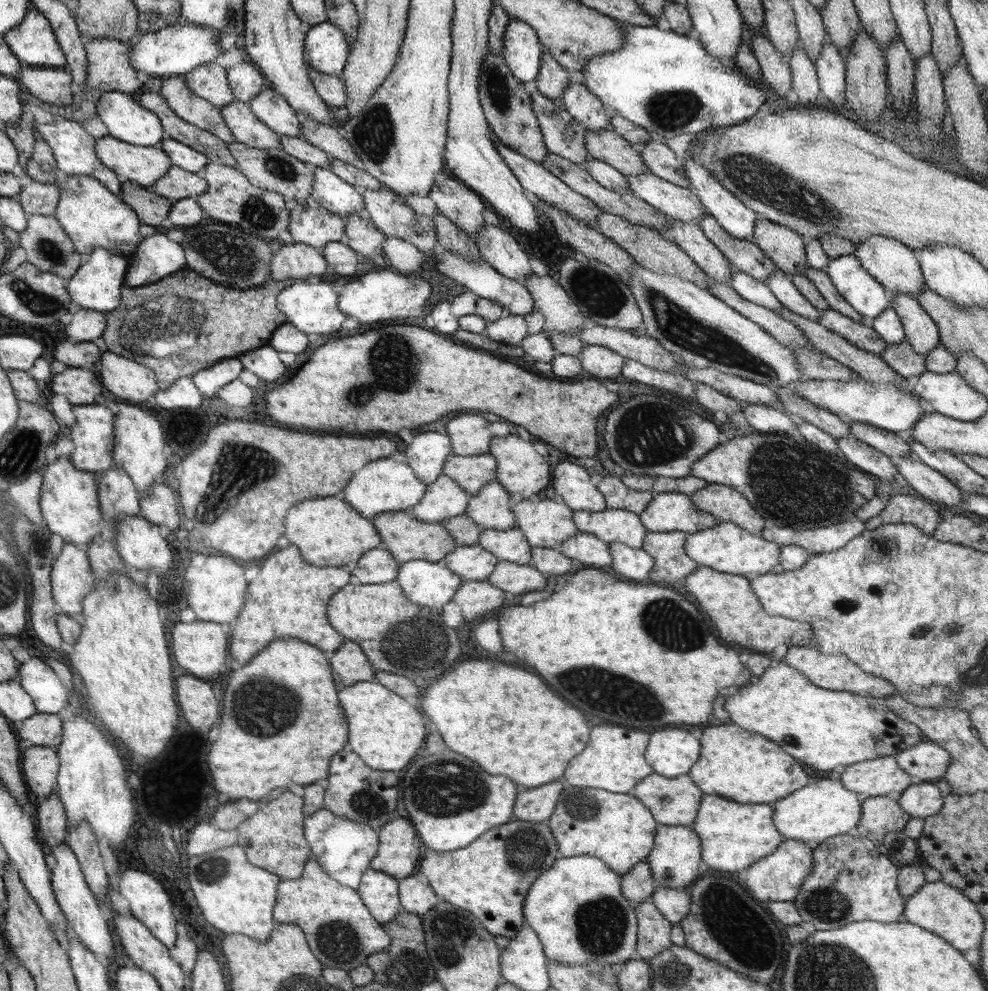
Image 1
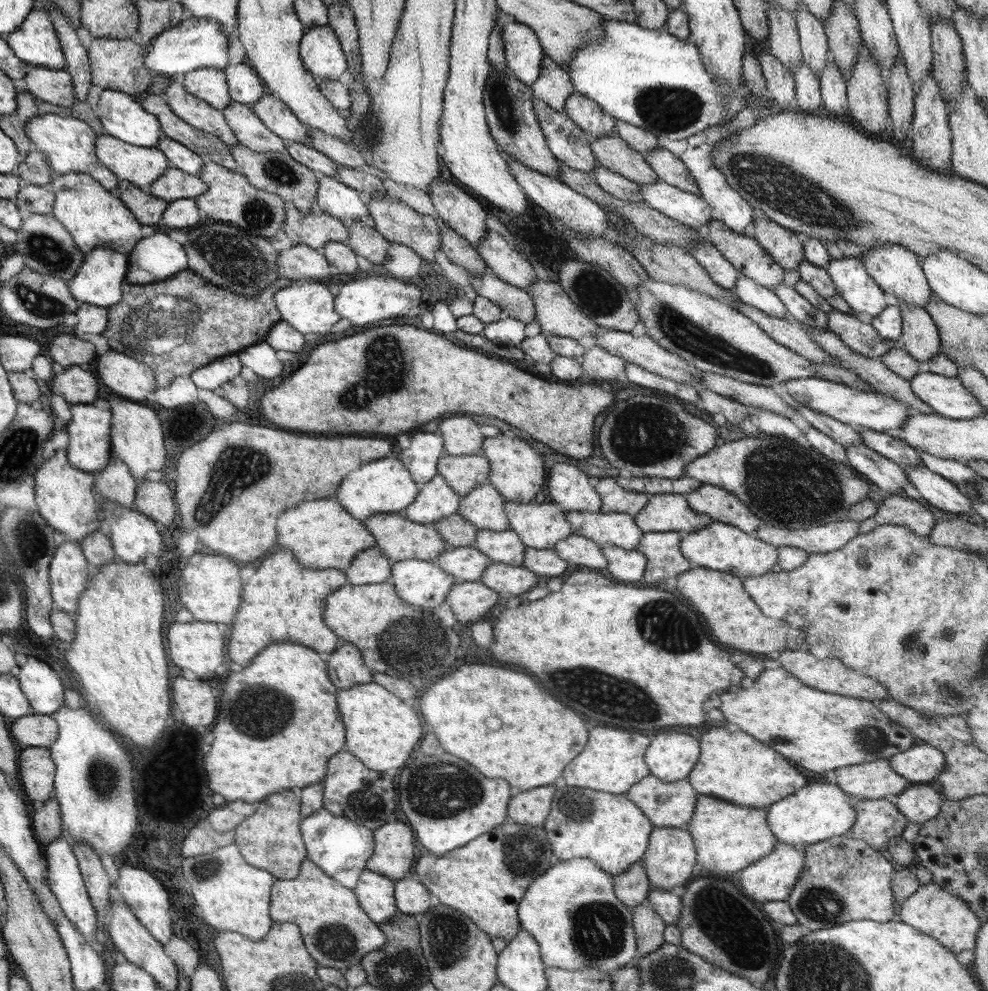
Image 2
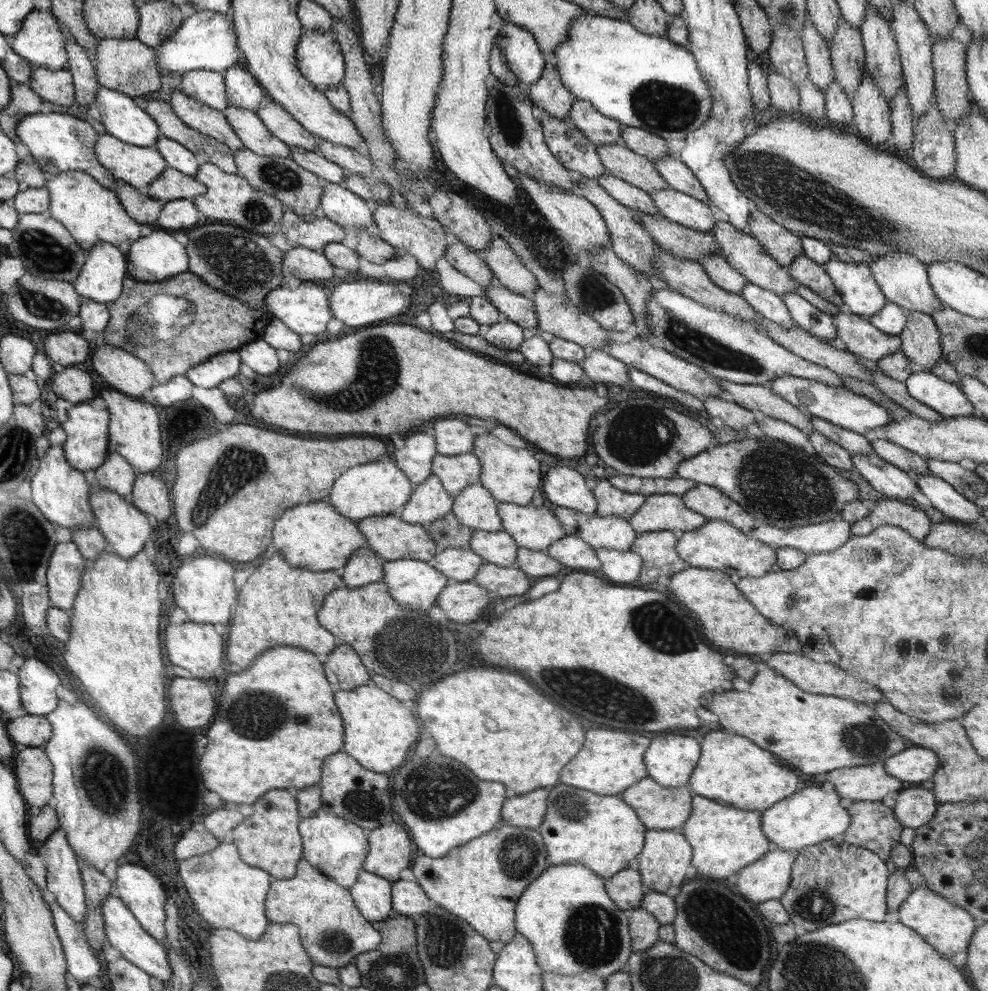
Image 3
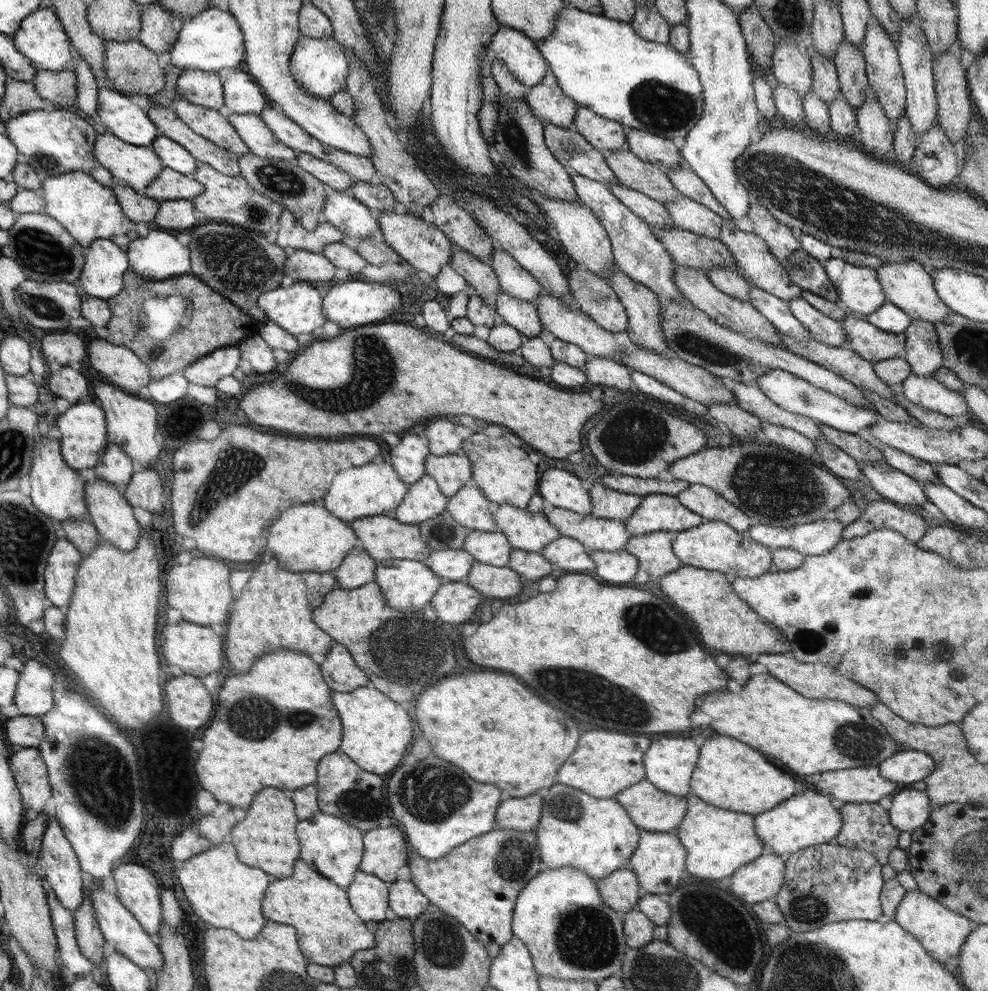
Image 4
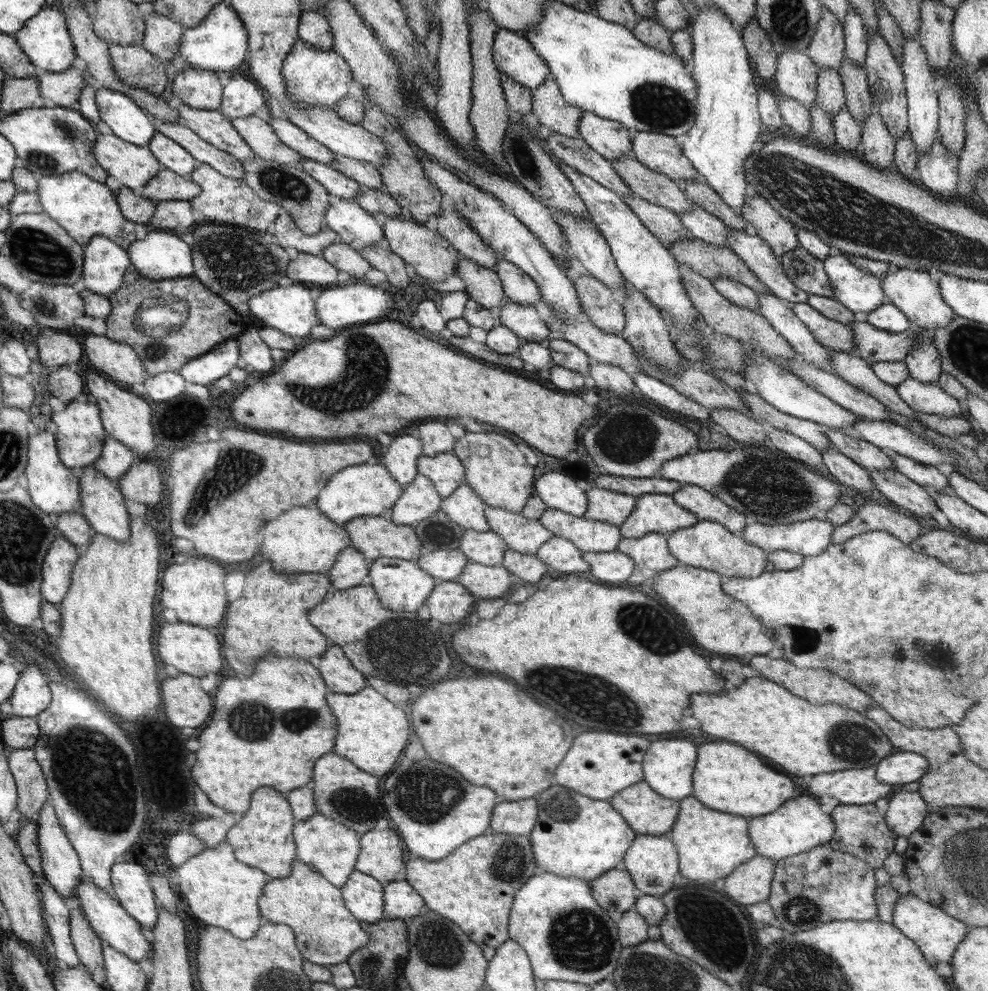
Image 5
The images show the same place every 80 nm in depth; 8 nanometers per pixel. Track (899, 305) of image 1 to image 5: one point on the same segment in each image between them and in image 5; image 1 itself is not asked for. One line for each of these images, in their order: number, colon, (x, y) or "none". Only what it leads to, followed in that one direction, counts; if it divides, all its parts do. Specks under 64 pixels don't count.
2: (920, 337)
3: (920, 342)
4: (922, 350)
5: (924, 362)

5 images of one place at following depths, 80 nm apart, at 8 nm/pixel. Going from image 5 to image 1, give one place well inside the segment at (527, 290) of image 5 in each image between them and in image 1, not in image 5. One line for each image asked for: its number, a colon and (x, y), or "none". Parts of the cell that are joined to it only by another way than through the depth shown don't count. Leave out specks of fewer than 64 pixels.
1: (501, 250)
2: (503, 260)
3: (506, 266)
4: (515, 281)

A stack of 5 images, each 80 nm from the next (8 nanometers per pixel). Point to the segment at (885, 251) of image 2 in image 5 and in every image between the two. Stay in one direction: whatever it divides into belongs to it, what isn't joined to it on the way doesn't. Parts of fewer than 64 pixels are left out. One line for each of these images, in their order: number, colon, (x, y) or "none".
3: (904, 280)
4: (906, 284)
5: (912, 291)

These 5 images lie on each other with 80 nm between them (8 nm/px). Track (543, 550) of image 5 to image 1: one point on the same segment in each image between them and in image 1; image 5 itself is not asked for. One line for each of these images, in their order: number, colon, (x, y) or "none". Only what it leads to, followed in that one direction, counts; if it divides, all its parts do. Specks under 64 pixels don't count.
1: (588, 549)
2: (575, 549)
3: (576, 553)
4: (565, 553)

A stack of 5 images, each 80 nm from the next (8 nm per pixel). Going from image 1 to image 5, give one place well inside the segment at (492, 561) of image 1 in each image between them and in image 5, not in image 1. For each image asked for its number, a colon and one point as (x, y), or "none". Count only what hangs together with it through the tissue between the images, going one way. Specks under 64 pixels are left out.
2: (467, 564)
3: (459, 564)
4: (451, 564)
5: (445, 565)

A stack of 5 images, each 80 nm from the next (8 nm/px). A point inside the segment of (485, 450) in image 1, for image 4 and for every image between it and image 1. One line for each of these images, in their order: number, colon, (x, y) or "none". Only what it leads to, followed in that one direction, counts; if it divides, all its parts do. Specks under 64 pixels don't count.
2: (462, 437)
3: (453, 438)
4: (442, 441)

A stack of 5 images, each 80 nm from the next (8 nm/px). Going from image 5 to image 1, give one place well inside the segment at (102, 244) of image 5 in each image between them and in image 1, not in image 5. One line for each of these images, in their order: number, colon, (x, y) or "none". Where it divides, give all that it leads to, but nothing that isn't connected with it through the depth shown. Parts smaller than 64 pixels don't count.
1: (97, 285)
2: (99, 281)
3: (101, 278)
4: (105, 262)

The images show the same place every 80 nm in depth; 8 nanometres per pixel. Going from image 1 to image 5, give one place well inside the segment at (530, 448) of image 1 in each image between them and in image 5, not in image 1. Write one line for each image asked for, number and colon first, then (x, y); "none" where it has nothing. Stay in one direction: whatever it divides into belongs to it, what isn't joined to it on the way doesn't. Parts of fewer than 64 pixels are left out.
2: (518, 473)
3: (512, 474)
4: (503, 472)
5: (498, 472)

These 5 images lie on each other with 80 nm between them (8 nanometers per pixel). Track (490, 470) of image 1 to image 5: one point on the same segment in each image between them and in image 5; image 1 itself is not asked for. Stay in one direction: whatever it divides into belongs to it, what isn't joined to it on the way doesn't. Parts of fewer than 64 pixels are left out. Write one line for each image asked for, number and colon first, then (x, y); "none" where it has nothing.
2: (464, 473)
3: (457, 473)
4: (452, 472)
5: (446, 471)

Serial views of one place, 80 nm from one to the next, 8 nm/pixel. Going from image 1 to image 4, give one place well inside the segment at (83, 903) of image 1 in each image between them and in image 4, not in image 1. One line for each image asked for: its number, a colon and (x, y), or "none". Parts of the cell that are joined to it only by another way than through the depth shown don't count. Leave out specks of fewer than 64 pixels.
2: (64, 877)
3: (63, 878)
4: (58, 859)

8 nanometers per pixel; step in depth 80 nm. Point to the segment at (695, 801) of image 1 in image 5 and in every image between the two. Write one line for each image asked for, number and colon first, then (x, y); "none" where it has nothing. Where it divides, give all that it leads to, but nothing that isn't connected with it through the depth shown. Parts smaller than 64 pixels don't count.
2: (667, 804)
3: (659, 808)
4: (652, 810)
5: (647, 813)

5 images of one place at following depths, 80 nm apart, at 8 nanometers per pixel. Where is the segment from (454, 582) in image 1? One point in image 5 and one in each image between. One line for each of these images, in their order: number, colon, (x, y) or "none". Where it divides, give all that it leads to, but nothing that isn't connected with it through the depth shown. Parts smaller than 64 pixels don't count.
2: (422, 584)
3: (417, 585)
4: (408, 585)
5: (403, 585)

